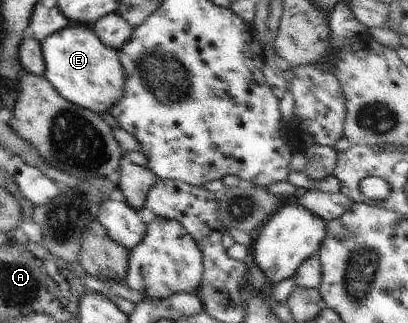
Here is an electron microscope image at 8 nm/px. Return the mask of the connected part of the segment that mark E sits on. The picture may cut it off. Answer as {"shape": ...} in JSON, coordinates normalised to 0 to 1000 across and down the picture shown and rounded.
{"shape":[[[172,71],[150,96],[118,108],[96,139],[110,192],[108,238],[127,257],[154,307],[248,356],[265,347],[301,300],[306,235],[289,180],[292,158],[250,133],[221,80]]]}

